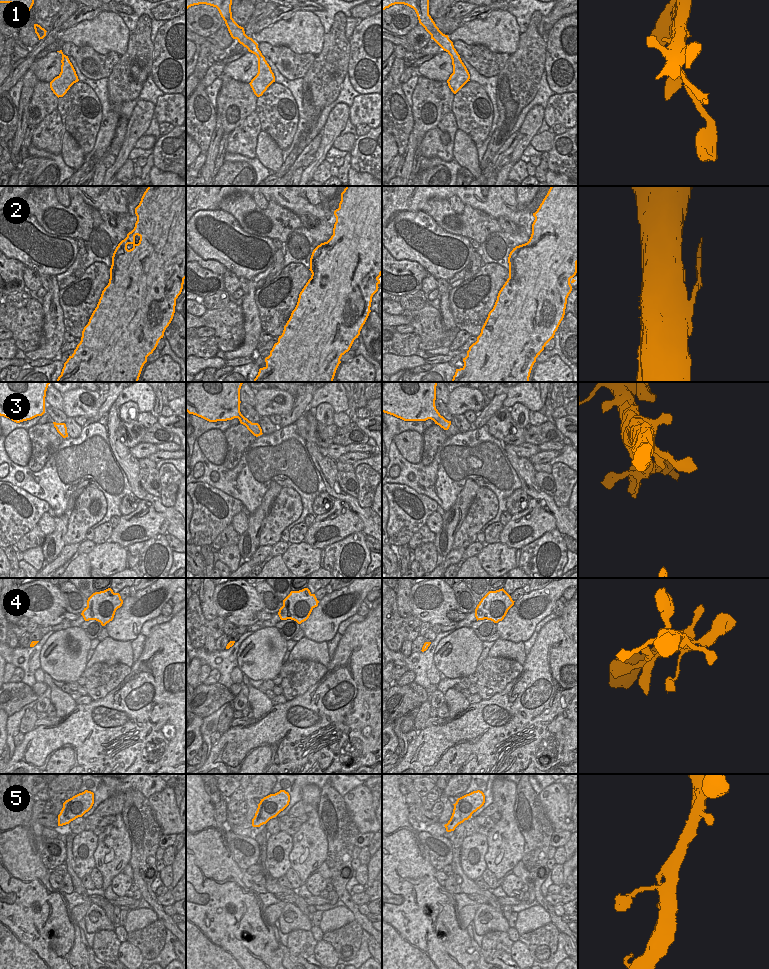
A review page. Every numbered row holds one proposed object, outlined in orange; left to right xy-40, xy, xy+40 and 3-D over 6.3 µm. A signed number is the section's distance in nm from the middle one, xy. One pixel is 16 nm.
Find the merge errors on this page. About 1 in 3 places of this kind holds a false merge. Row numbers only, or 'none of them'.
2

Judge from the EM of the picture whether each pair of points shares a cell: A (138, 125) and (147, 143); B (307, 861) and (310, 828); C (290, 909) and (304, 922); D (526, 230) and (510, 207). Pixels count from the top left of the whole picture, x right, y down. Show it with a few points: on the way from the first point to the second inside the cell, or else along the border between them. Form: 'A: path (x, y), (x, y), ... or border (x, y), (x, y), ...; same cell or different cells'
A: border (143, 134), (134, 147); different cells
B: path (307, 853), (307, 842), (310, 836); same cell
C: path (293, 912), (301, 920); same cell
D: border (532, 213), (525, 224), (518, 226); different cells

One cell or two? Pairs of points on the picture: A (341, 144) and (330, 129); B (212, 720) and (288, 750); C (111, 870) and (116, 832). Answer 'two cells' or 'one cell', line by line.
A: two cells
B: two cells
C: one cell

